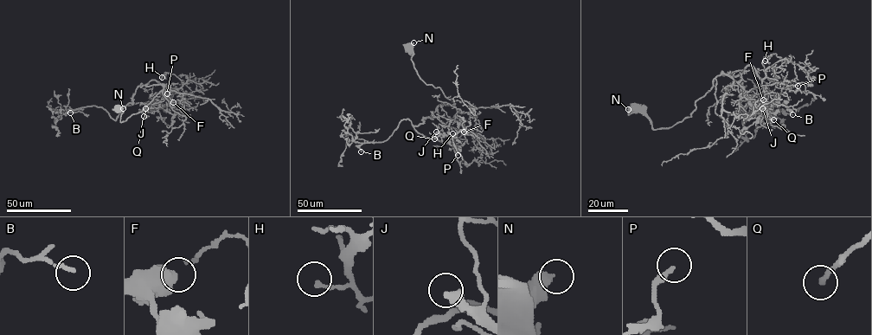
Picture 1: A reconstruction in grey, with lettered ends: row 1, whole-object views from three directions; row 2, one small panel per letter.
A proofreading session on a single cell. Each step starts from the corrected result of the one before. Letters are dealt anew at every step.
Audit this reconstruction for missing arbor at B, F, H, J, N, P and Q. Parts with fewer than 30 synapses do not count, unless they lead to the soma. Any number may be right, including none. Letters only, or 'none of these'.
J, Q

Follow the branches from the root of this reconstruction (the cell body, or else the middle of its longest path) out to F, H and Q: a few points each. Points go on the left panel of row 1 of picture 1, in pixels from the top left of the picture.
F: (117, 107), (124, 121), (140, 112), (163, 86), (158, 112), (154, 108), (158, 104), (165, 110), (173, 102)
H: (117, 107), (124, 121), (163, 89), (146, 86), (150, 80), (171, 88), (182, 86), (173, 74), (162, 77)
Q: (117, 107), (122, 112), (120, 121), (124, 121), (140, 112), (165, 86), (158, 112), (150, 107), (144, 116)

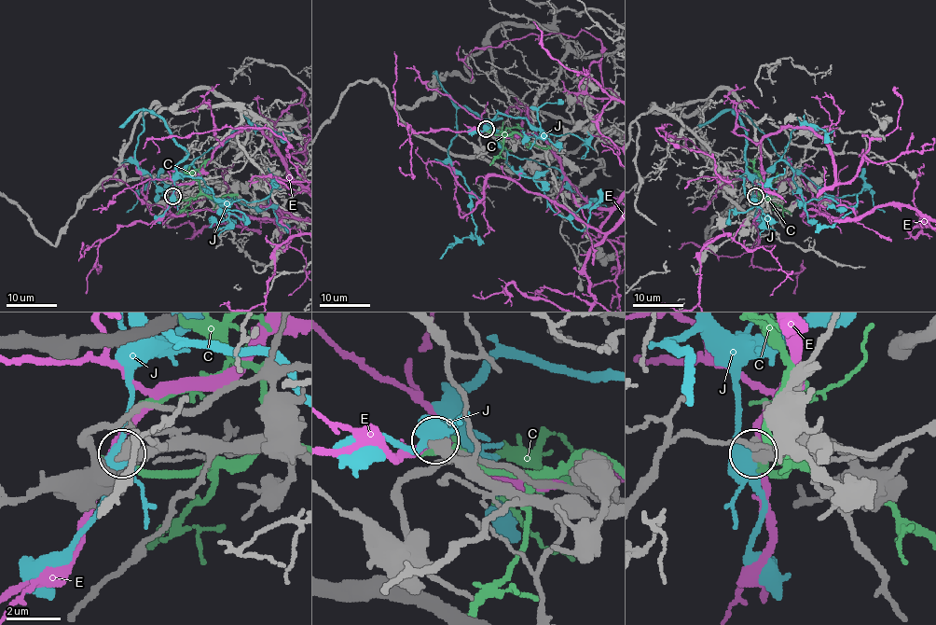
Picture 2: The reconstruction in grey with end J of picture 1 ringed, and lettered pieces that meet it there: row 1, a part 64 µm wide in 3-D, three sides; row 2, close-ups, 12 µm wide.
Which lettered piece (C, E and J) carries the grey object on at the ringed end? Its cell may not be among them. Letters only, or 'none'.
none

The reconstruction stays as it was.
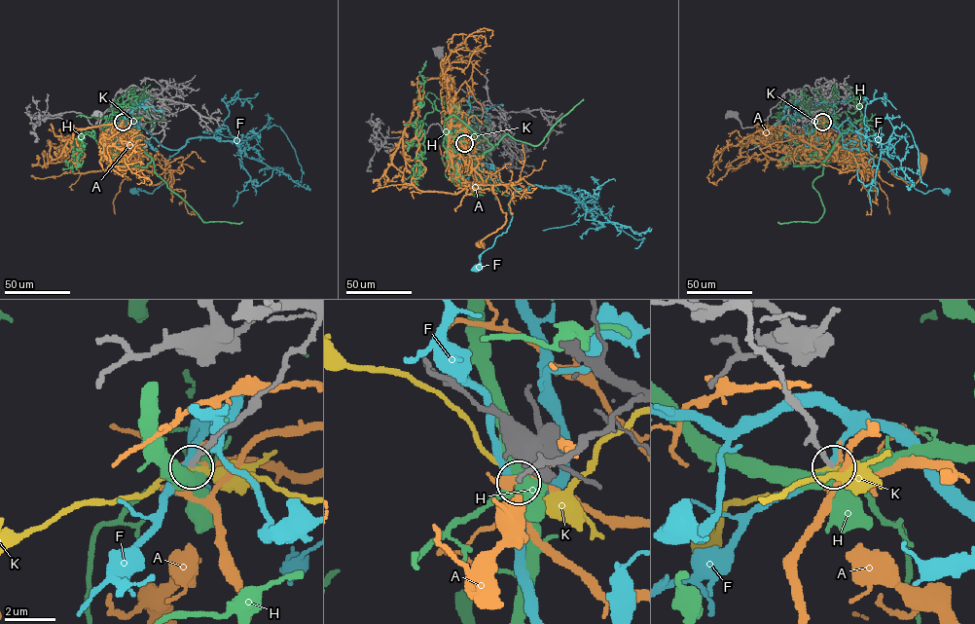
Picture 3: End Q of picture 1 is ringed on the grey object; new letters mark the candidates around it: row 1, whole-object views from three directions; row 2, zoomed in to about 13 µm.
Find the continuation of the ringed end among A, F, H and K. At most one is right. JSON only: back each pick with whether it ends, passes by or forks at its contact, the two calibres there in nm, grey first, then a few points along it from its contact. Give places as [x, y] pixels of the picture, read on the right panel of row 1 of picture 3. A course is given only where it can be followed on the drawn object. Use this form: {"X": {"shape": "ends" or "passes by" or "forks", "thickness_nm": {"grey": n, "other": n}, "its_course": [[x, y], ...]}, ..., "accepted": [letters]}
{"accepted": []}

